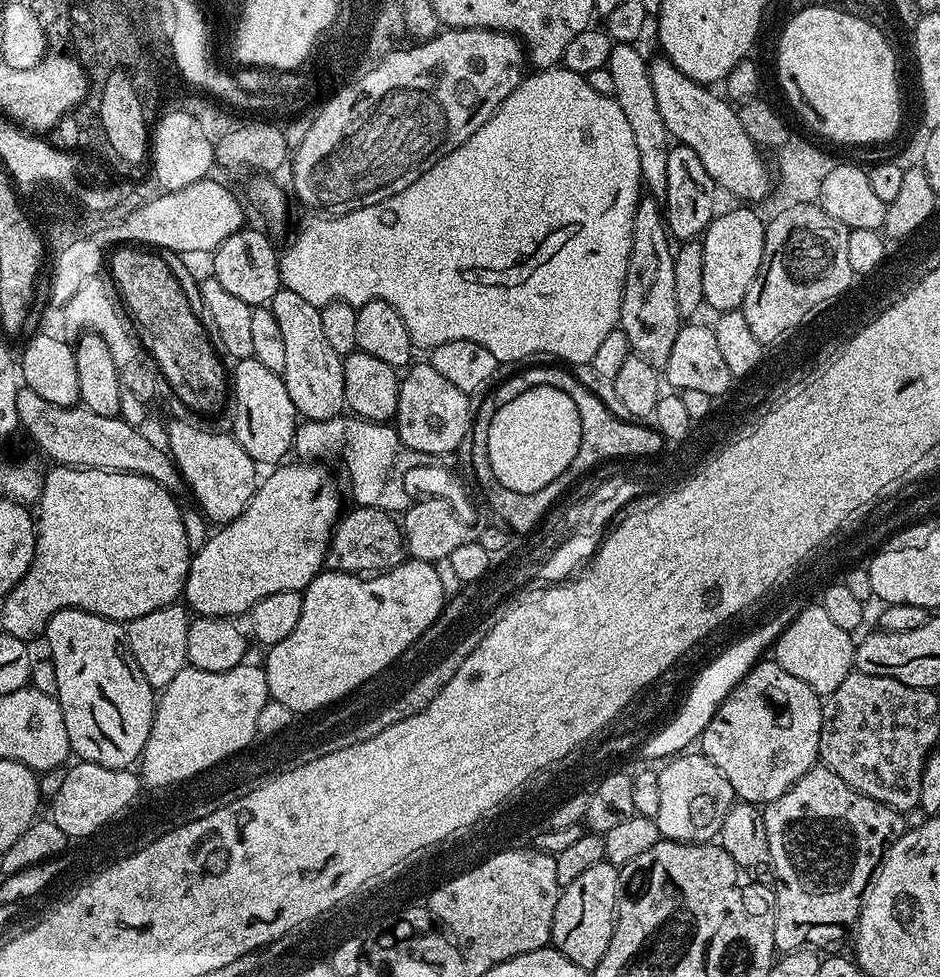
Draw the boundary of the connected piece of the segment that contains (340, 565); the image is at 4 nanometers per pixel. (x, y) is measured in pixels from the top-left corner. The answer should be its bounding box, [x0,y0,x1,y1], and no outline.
[327,507,405,574]

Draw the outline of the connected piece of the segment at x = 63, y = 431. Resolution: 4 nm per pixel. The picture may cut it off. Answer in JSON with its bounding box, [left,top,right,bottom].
[18,387,182,493]

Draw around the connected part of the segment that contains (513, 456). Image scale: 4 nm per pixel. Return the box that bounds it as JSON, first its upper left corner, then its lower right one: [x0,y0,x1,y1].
[489,384,582,494]

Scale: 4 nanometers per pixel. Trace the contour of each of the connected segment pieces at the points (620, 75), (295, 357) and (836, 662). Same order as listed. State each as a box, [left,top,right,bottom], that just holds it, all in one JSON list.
[[606,43,670,202],[270,286,345,420],[774,602,854,698]]

